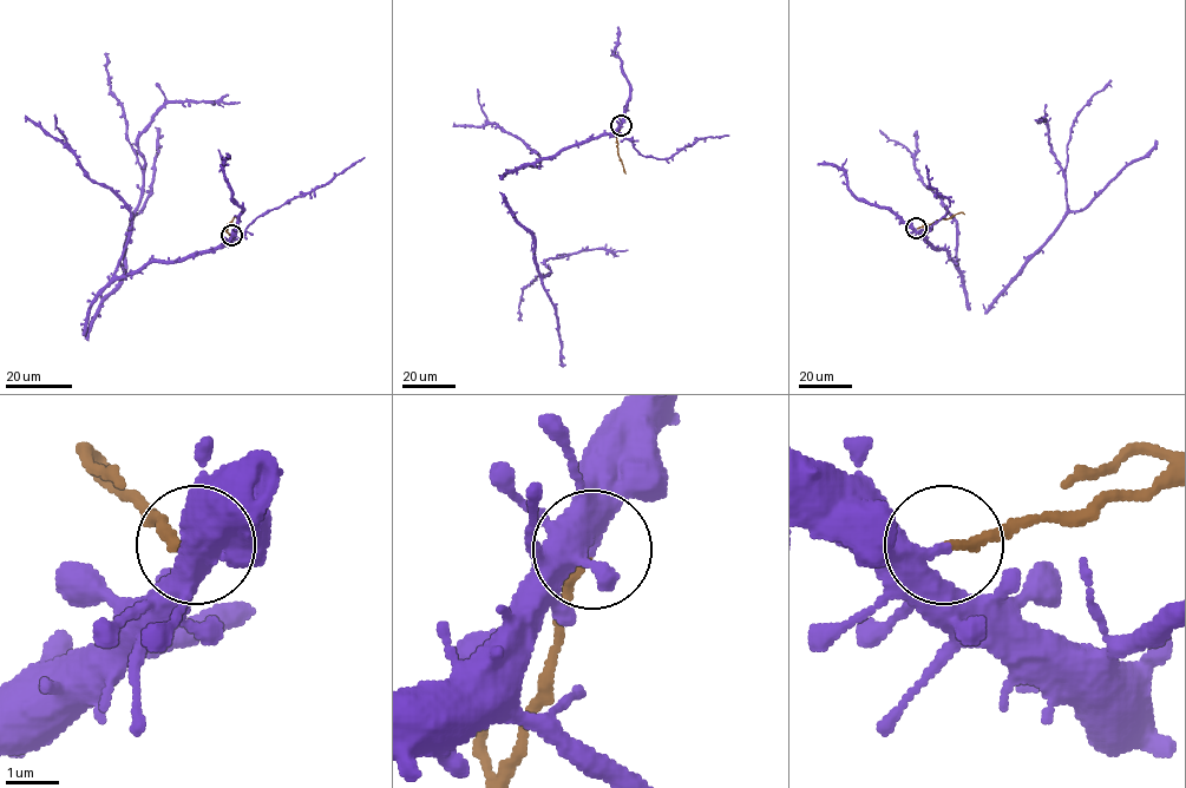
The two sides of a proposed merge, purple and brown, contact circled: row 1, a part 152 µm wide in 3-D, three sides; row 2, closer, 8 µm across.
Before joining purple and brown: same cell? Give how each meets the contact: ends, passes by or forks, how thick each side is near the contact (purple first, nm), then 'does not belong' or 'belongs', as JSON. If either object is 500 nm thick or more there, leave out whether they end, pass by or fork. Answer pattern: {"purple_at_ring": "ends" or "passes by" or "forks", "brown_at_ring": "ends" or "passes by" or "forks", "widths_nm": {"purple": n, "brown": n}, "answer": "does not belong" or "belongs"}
{"purple_at_ring": "ends", "brown_at_ring": "ends", "widths_nm": {"purple": 440, "brown": 160}, "answer": "does not belong"}

